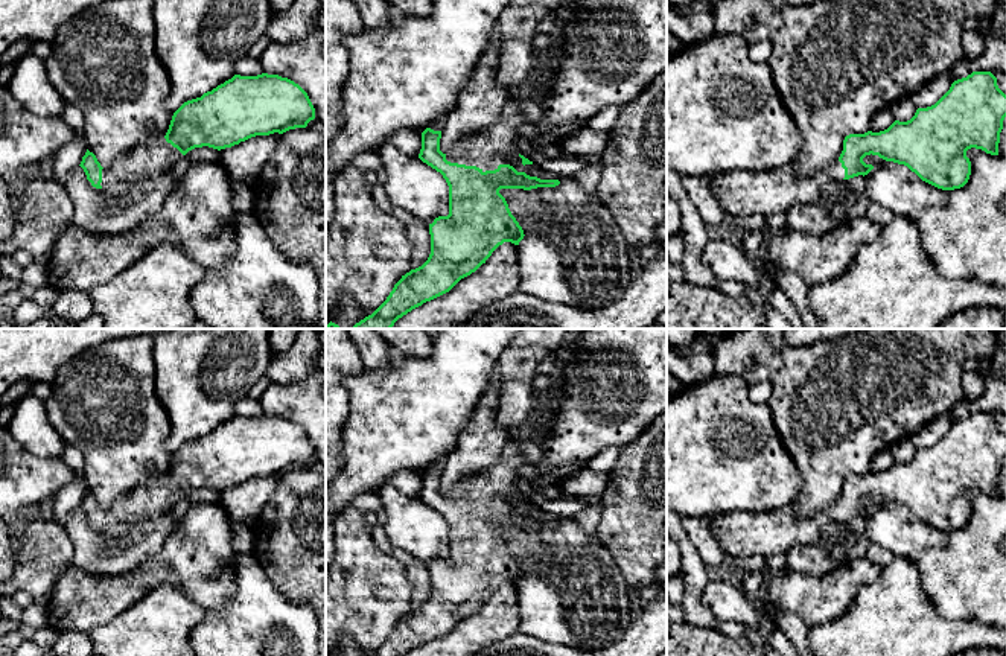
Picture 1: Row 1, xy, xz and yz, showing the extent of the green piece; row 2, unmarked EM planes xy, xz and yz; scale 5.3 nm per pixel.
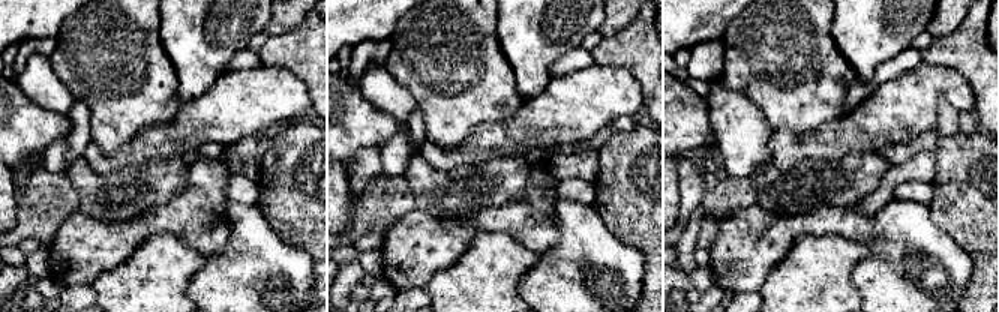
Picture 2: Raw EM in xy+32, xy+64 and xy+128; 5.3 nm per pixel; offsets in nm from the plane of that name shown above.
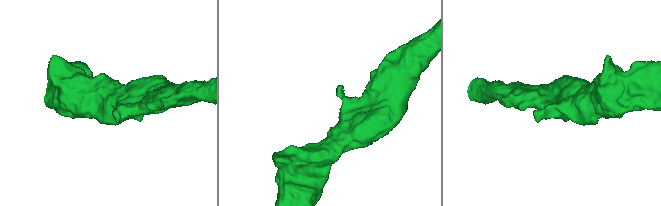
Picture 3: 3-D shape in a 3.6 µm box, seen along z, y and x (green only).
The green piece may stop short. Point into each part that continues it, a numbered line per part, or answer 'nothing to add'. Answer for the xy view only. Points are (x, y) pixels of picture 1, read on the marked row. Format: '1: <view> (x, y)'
1: xy (155, 157)

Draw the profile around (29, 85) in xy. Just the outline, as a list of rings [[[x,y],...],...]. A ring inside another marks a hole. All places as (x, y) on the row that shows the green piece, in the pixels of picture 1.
[[[32,53],[15,62],[15,72],[6,91],[37,116],[62,116],[65,100],[49,81],[44,61]]]

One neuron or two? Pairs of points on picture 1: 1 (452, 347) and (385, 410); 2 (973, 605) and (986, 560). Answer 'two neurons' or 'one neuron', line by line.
1: one neuron
2: one neuron

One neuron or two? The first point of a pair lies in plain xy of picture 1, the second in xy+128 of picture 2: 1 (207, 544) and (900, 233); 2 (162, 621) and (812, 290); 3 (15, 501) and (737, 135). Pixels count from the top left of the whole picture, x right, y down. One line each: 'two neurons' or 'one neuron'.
1: two neurons
2: one neuron
3: two neurons

